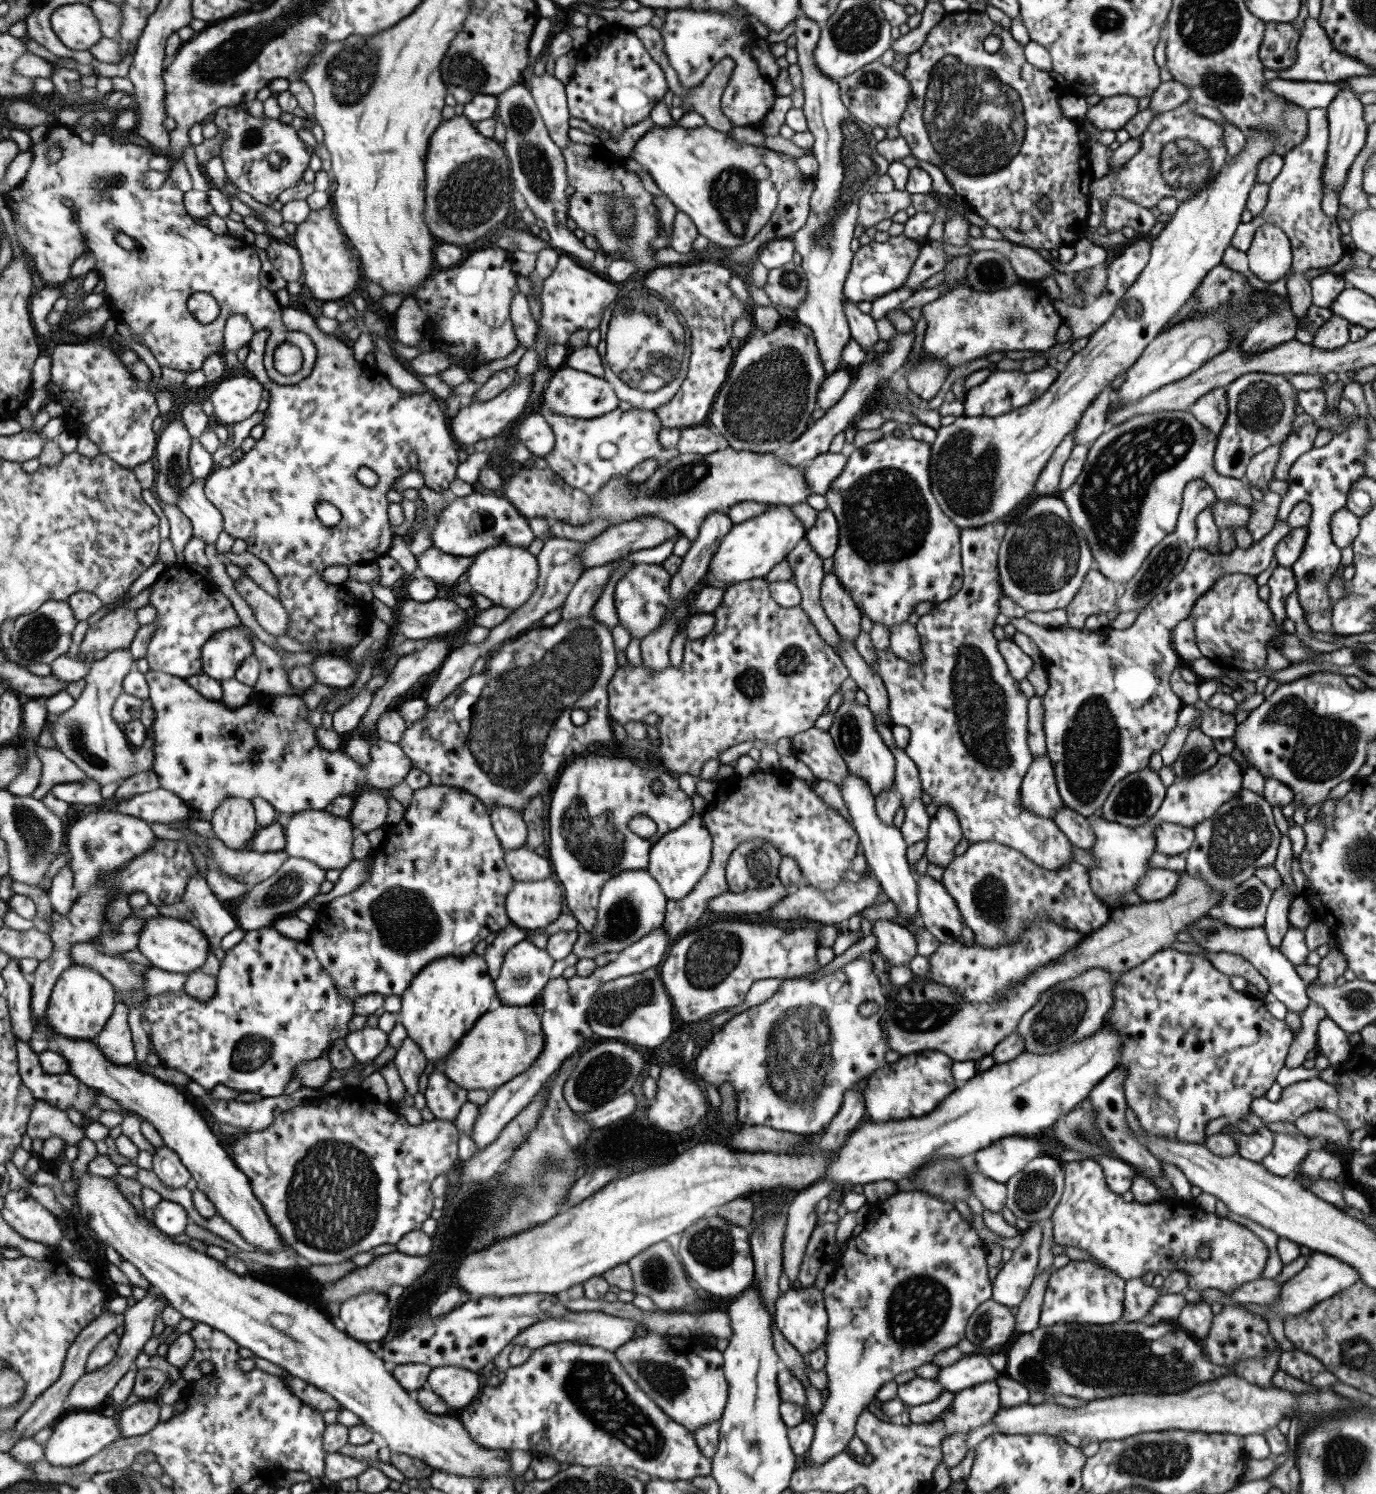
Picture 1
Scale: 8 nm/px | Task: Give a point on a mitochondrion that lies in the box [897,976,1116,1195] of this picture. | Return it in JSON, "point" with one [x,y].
{"point":[1058,1018]}

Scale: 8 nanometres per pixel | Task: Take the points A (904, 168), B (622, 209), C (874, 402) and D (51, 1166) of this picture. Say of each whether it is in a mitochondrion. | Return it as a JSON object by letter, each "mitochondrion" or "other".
{"A":"other","B":"mitochondrion","C":"other","D":"other"}

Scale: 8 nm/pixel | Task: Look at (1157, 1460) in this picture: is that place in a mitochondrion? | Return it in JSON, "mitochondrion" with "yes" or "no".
{"mitochondrion":"yes"}

